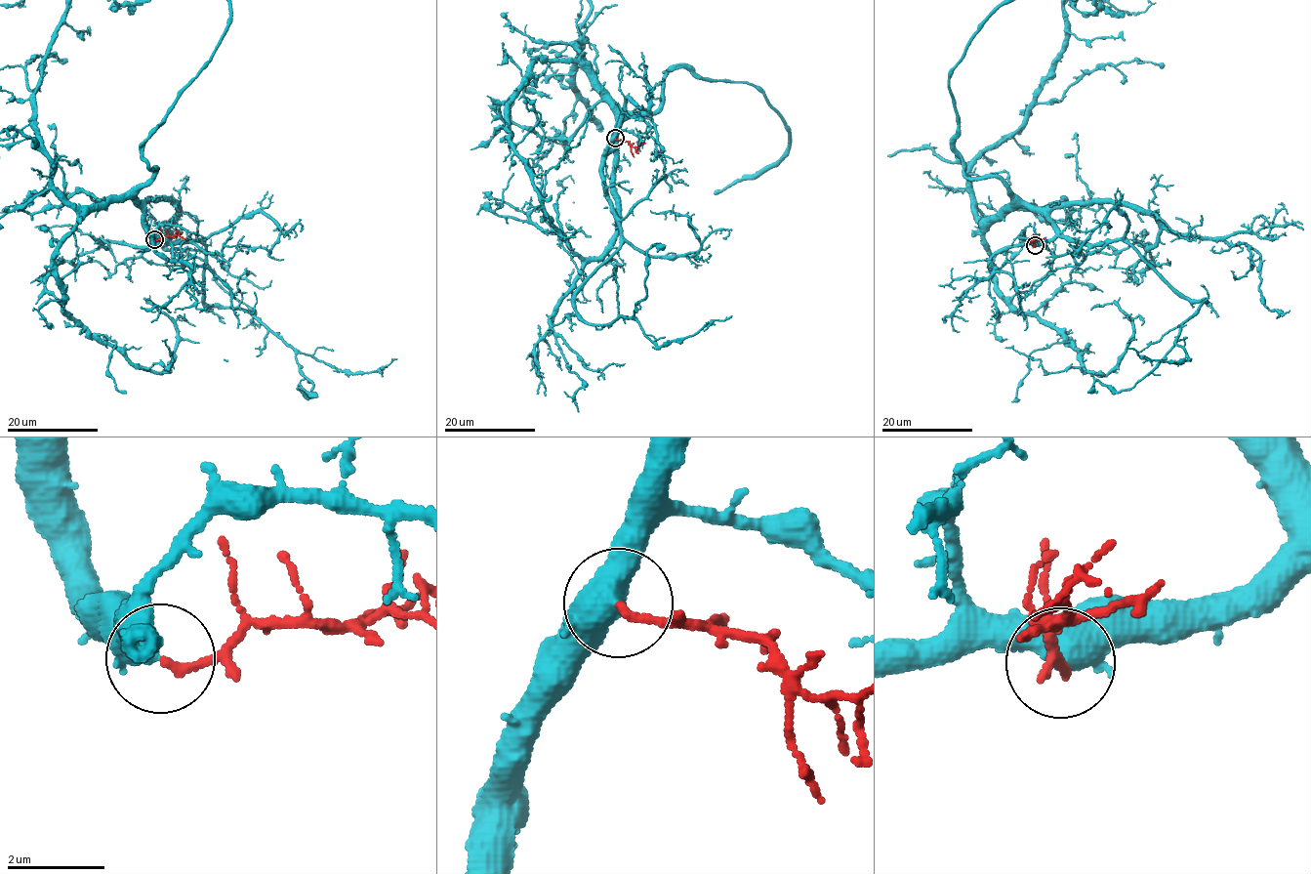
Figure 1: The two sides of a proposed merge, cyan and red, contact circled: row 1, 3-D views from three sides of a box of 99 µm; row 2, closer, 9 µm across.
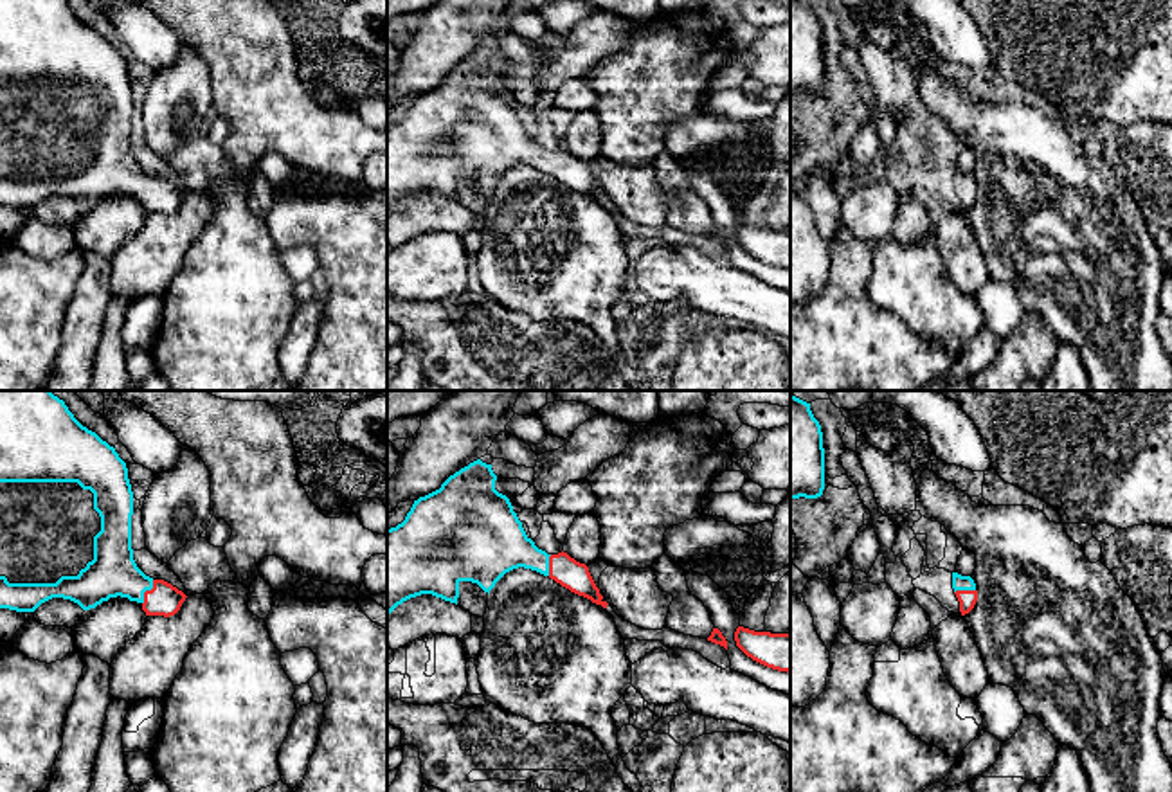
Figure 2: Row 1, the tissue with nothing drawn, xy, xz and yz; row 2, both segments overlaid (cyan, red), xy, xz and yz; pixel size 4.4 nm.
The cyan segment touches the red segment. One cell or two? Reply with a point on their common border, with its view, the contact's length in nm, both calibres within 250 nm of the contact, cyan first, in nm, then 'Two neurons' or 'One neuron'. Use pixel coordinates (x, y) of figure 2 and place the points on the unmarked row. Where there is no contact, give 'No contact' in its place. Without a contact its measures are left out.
Touches cyan at xy (146, 186). Shared border 120 nm. Thickness 220 nm (cyan) against 140 nm. One neuron

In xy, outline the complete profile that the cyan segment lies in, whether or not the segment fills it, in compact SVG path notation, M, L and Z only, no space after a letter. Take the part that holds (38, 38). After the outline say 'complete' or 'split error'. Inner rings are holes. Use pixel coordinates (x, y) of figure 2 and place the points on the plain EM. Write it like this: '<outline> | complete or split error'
M0 0L0 205L34 209L52 194L95 205L110 194L142 202L146 212L175 212L185 191L146 173L131 146L133 88L113 43L83 23L65 0Z | split error

